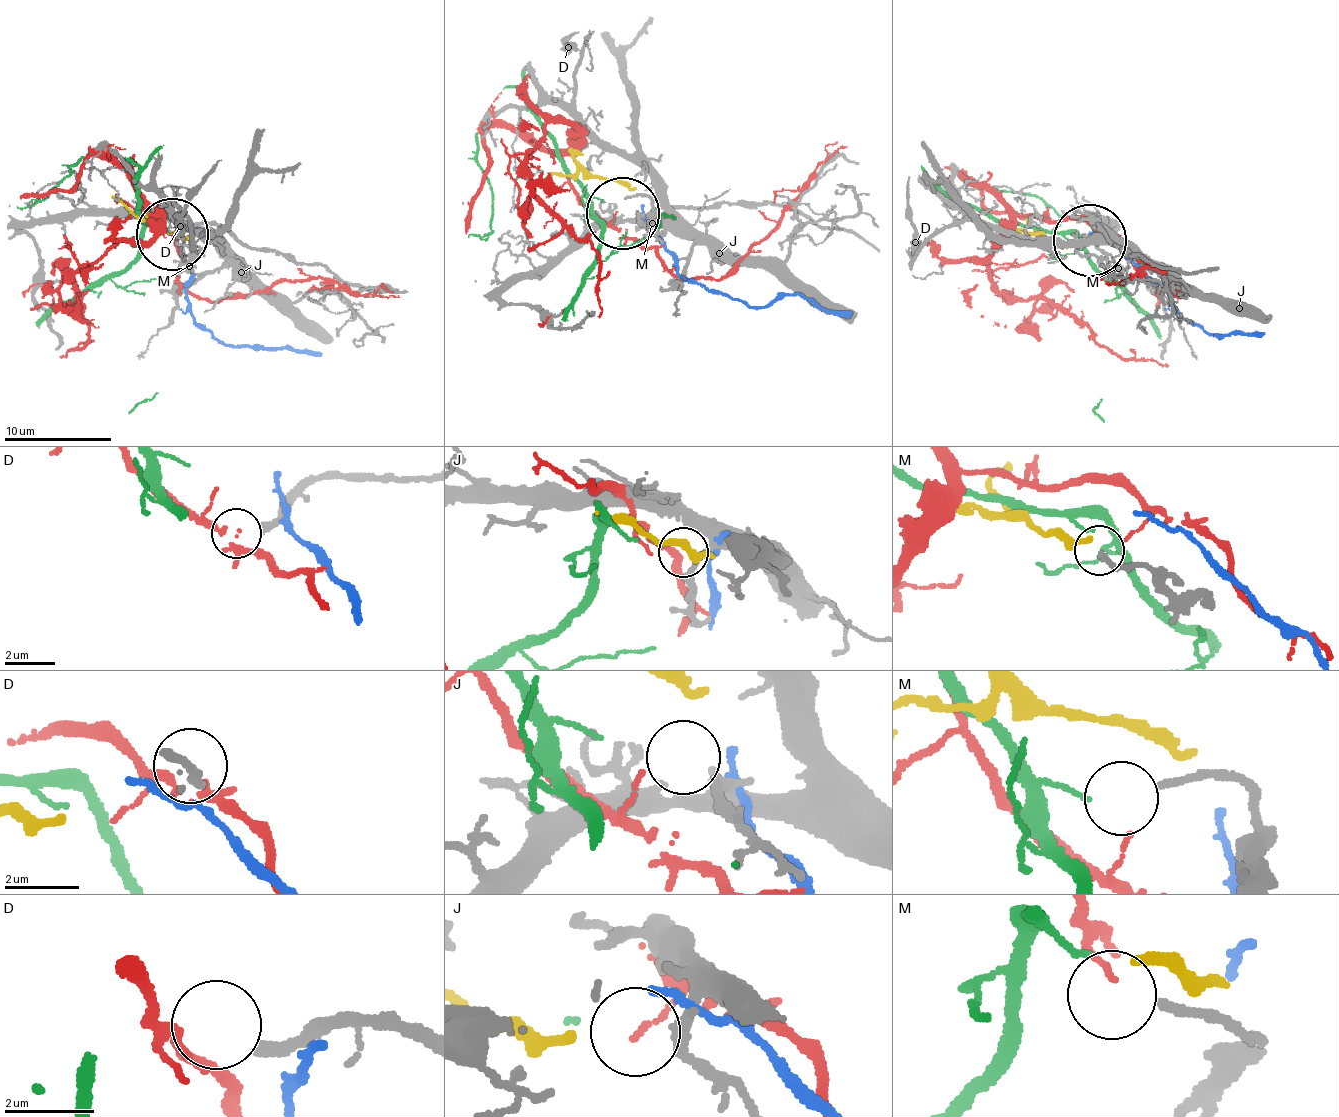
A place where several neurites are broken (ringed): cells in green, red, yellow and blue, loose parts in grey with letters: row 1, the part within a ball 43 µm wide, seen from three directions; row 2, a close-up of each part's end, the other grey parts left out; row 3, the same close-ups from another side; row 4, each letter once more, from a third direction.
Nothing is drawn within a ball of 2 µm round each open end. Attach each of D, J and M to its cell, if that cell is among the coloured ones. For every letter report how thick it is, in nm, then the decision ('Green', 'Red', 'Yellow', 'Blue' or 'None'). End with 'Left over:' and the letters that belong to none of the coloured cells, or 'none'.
D: Thickness 280 nm. None
J: Thickness 240 nm. None
M: Thickness 190 nm. None
Left over: D, J, M

